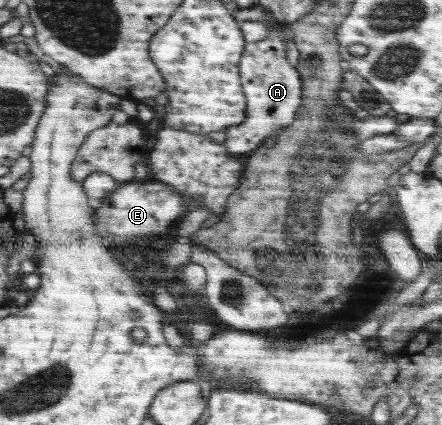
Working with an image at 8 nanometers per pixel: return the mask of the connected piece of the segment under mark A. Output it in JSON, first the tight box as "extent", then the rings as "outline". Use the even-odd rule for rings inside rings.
{"extent":[225,22,302,158],"outline":[[[274,22],[273,29],[267,29],[268,37],[256,43],[248,43],[240,57],[238,69],[243,94],[246,96],[246,119],[238,126],[228,127],[225,149],[232,157],[243,158],[244,154],[254,152],[267,138],[272,138],[282,127],[289,127],[294,114],[302,104],[302,79],[295,67],[286,57],[286,42],[293,38],[290,24]]]}

